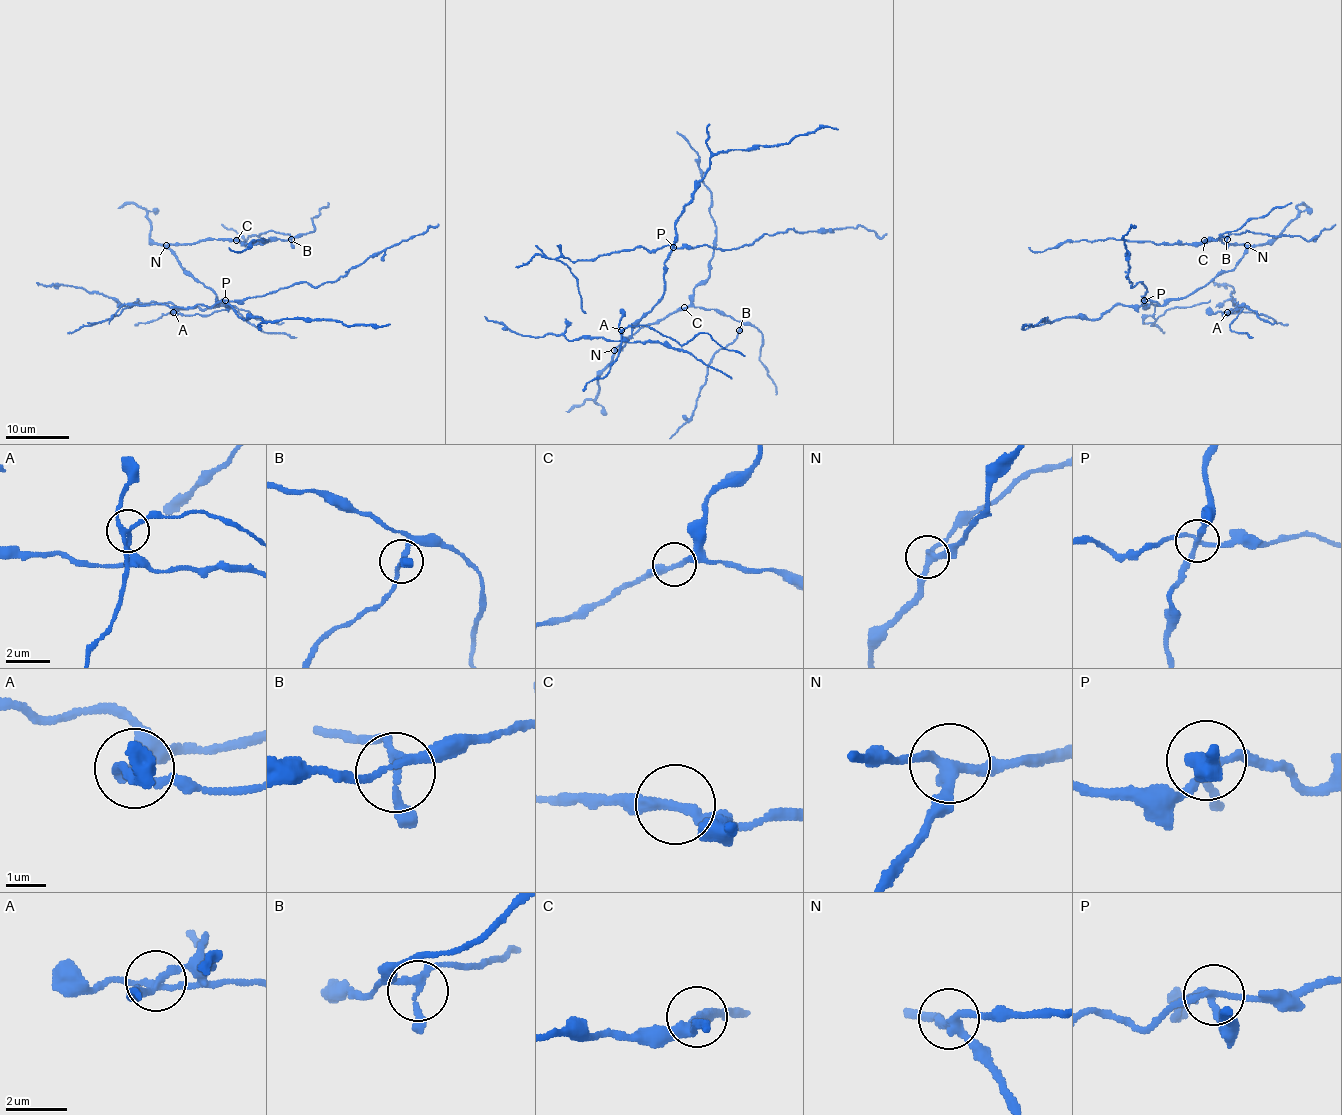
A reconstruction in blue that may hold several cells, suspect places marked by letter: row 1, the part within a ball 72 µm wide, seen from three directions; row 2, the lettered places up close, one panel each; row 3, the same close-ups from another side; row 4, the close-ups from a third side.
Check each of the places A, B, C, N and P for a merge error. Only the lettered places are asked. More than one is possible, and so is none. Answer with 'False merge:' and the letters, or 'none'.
False merge: A, P

